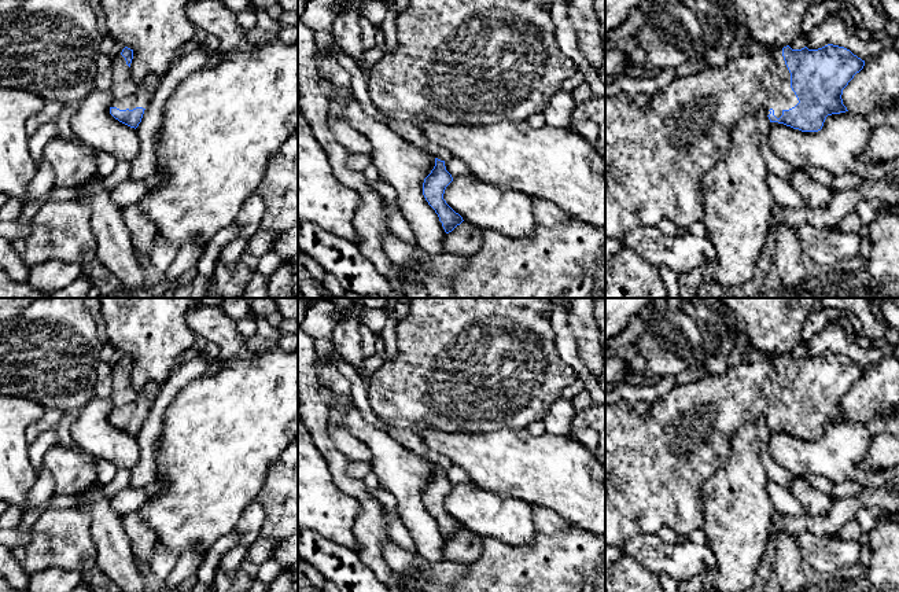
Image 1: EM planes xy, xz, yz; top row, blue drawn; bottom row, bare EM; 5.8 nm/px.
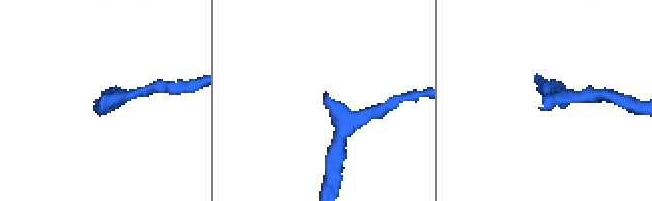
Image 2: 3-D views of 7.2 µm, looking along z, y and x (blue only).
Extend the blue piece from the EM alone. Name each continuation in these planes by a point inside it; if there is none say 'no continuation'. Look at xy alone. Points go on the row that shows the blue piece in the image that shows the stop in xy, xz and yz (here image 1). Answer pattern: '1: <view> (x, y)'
1: xy (125, 94)

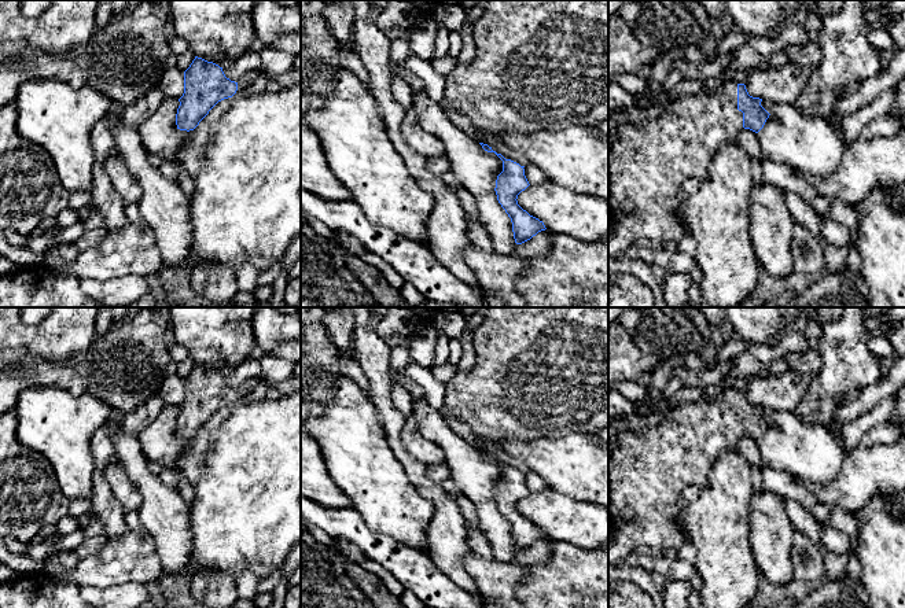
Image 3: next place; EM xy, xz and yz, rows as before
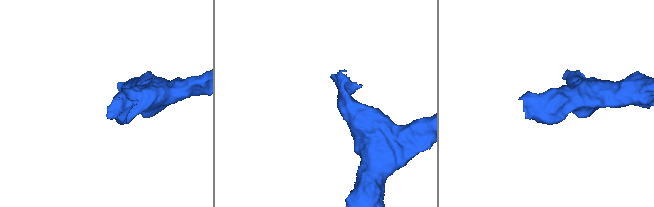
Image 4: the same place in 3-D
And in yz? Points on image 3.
1: yz (648, 162)

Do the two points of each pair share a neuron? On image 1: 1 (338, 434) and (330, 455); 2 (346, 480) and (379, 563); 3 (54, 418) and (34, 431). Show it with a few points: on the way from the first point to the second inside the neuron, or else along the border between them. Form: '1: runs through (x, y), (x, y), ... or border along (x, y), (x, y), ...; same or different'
1: border along (328, 412), (328, 437), (349, 460); different
2: runs through (365, 500), (371, 507), (371, 543); same
3: runs through (50, 419), (39, 427); same

